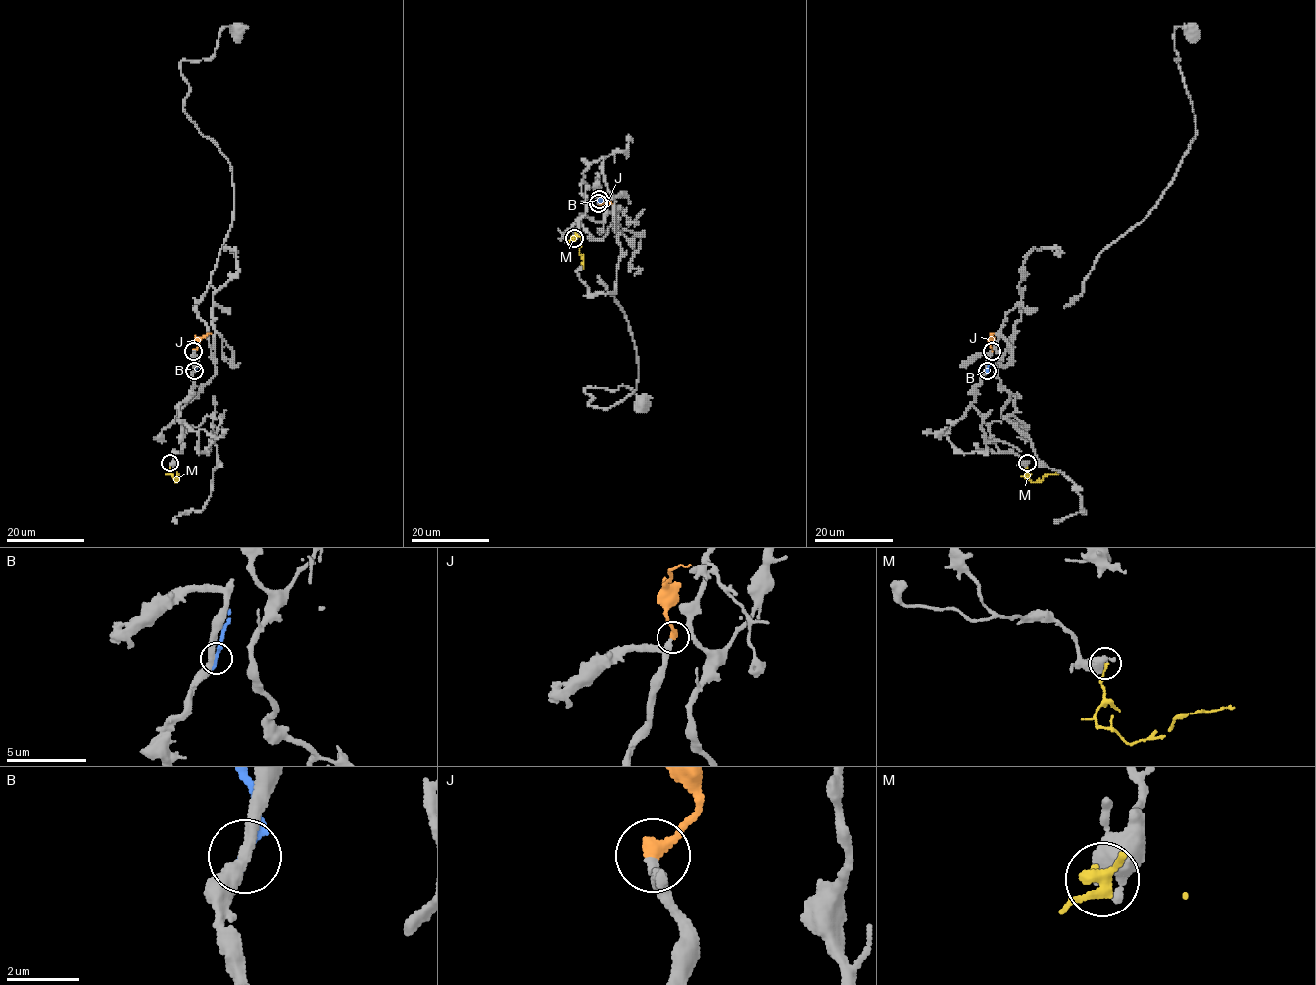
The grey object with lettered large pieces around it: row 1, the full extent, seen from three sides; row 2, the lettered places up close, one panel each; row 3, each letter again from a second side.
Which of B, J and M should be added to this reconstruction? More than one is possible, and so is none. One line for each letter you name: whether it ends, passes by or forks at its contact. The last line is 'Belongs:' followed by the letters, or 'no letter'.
J: it ends
Belongs: J

